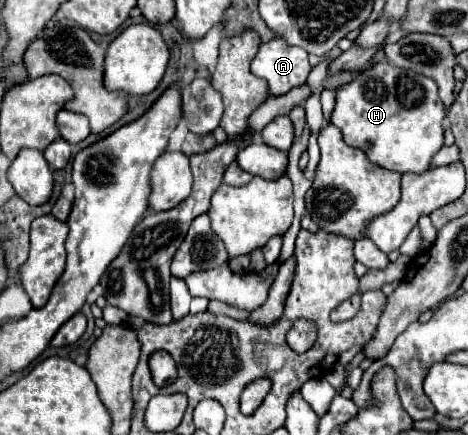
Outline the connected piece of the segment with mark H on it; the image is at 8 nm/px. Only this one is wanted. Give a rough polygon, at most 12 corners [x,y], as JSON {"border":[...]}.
{"border":[[379,62],[331,122],[375,166],[423,174],[443,146],[435,80]]}

